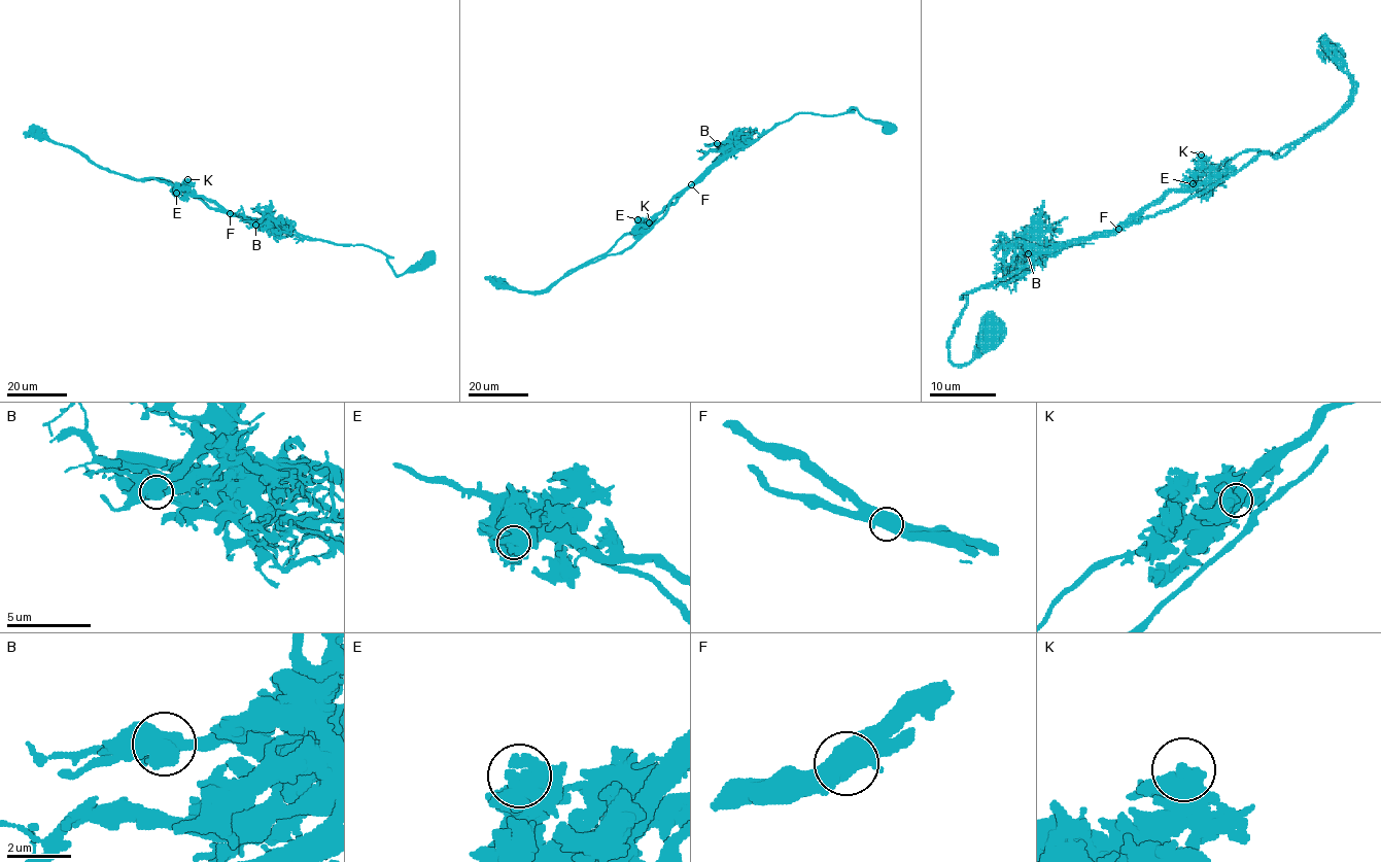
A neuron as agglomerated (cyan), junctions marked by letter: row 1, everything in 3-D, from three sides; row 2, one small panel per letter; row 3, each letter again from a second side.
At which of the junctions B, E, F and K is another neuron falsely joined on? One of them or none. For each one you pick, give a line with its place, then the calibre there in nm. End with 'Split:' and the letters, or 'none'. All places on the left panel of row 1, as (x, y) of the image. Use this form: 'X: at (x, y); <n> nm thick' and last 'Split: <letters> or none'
F: at (230, 213); 600 nm thick
Split: F

